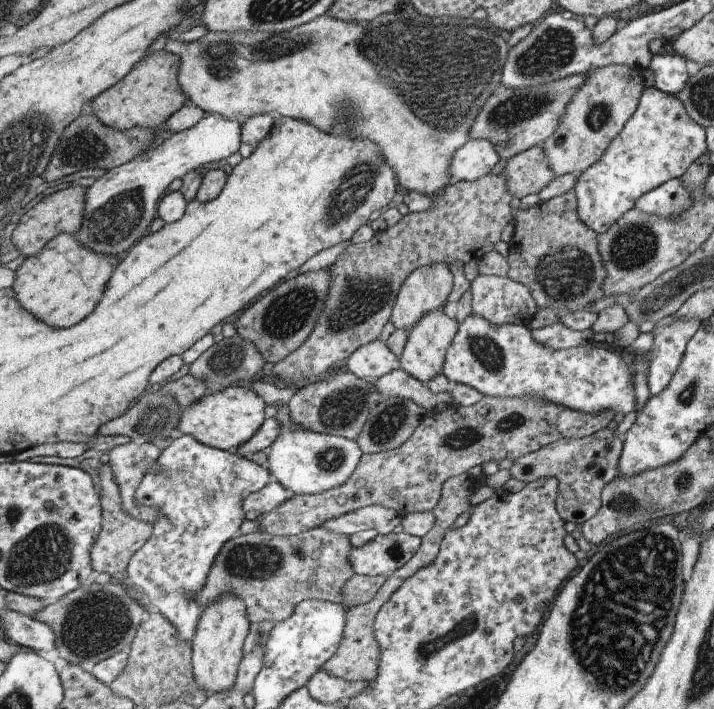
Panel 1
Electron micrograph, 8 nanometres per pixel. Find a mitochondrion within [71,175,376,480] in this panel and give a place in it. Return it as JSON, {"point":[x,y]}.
{"point":[114,223]}

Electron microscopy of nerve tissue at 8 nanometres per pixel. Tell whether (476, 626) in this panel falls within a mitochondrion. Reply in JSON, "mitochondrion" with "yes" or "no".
{"mitochondrion":"no"}

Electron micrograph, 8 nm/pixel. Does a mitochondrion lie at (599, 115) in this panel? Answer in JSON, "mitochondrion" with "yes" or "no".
{"mitochondrion":"yes"}

